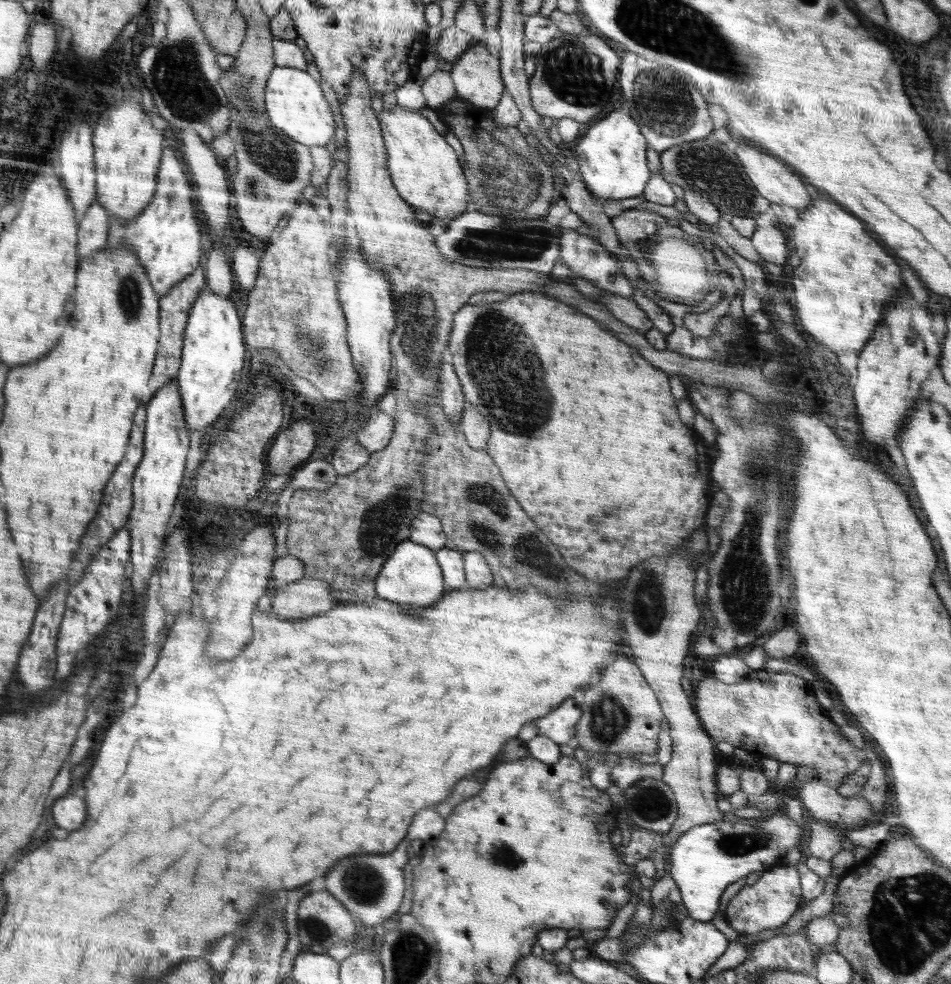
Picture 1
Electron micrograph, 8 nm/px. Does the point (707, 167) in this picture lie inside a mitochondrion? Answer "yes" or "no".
yes

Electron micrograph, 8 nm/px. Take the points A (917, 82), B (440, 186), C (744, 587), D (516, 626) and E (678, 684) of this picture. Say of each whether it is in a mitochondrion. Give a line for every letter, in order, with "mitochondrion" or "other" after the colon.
A: other
B: other
C: mitochondrion
D: other
E: other

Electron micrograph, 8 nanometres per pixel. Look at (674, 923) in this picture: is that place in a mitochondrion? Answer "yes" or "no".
no

